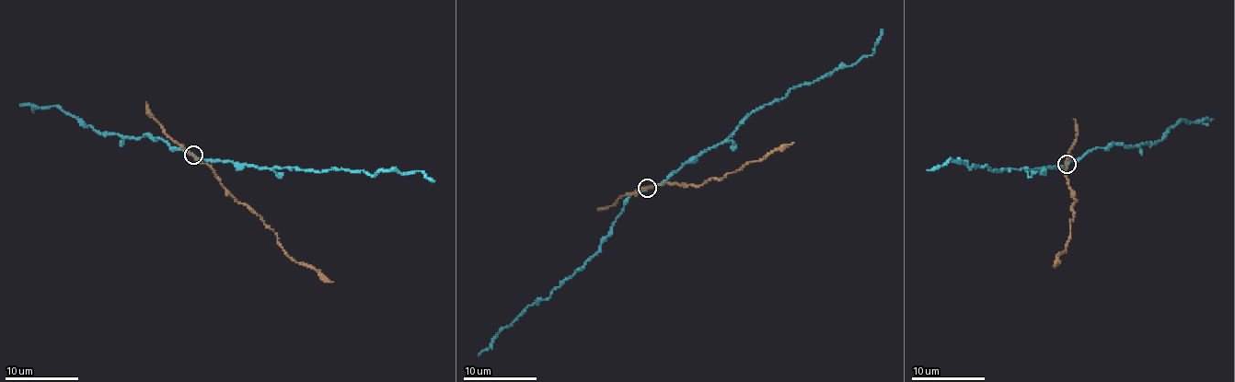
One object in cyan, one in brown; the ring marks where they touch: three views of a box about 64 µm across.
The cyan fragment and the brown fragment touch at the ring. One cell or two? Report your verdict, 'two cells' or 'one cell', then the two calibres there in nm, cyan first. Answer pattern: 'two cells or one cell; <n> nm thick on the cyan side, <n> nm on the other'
two cells; 170 nm thick on the cyan side, 180 nm on the other

